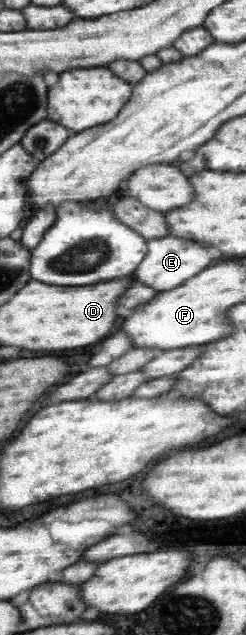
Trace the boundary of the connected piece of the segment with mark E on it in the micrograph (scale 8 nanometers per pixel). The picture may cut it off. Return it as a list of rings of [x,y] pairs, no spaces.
[[[166,236],[164,238],[152,239],[148,242],[147,256],[144,257],[140,270],[136,270],[136,278],[140,278],[142,284],[152,286],[154,290],[164,292],[172,290],[176,286],[191,280],[204,268],[210,266],[210,250],[204,248],[198,242],[190,242],[190,238],[178,238],[178,236]]]

